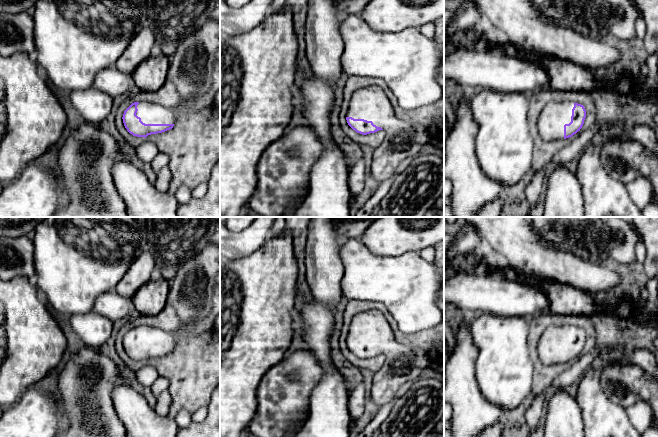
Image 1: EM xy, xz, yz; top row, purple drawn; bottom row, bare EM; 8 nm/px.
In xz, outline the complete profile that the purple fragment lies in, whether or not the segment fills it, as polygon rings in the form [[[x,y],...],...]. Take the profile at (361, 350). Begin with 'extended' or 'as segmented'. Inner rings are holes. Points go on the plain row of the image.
extended; [[[377,310],[358,313],[352,318],[346,344],[353,354],[363,359],[379,354],[386,356],[384,364],[377,372],[374,372],[372,379],[371,397],[378,406],[393,401],[404,383],[415,381],[421,372],[432,364],[430,356],[424,349],[399,343],[385,316]]]

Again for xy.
extended; [[[134,326],[123,338],[123,347],[133,360],[147,361],[173,352],[177,338],[173,333],[150,326]]]

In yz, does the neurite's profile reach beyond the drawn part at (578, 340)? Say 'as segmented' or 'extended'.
extended

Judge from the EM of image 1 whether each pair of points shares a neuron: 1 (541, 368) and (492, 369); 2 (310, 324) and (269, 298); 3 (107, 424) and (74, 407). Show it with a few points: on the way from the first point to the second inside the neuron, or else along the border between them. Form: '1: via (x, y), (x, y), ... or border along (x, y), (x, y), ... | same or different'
1: border along (528, 345), (528, 353), (533, 365), (532, 391) | different
2: border along (294, 314), (295, 323) | different
3: via (99, 423), (82, 407) | same

